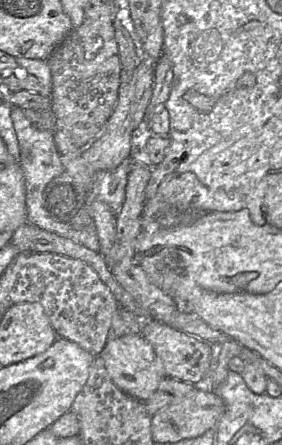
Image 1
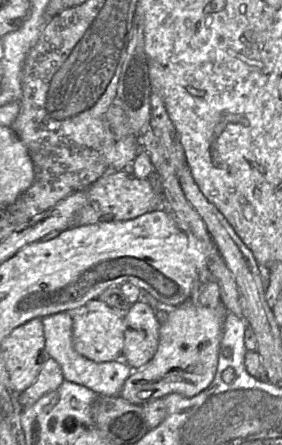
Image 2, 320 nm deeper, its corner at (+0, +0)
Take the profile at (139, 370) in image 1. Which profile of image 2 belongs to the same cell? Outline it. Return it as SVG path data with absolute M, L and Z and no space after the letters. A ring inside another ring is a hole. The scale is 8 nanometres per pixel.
M98 298L88 301L79 308L66 312L72 316L73 346L79 354L98 363L122 359L125 324L121 313Z

